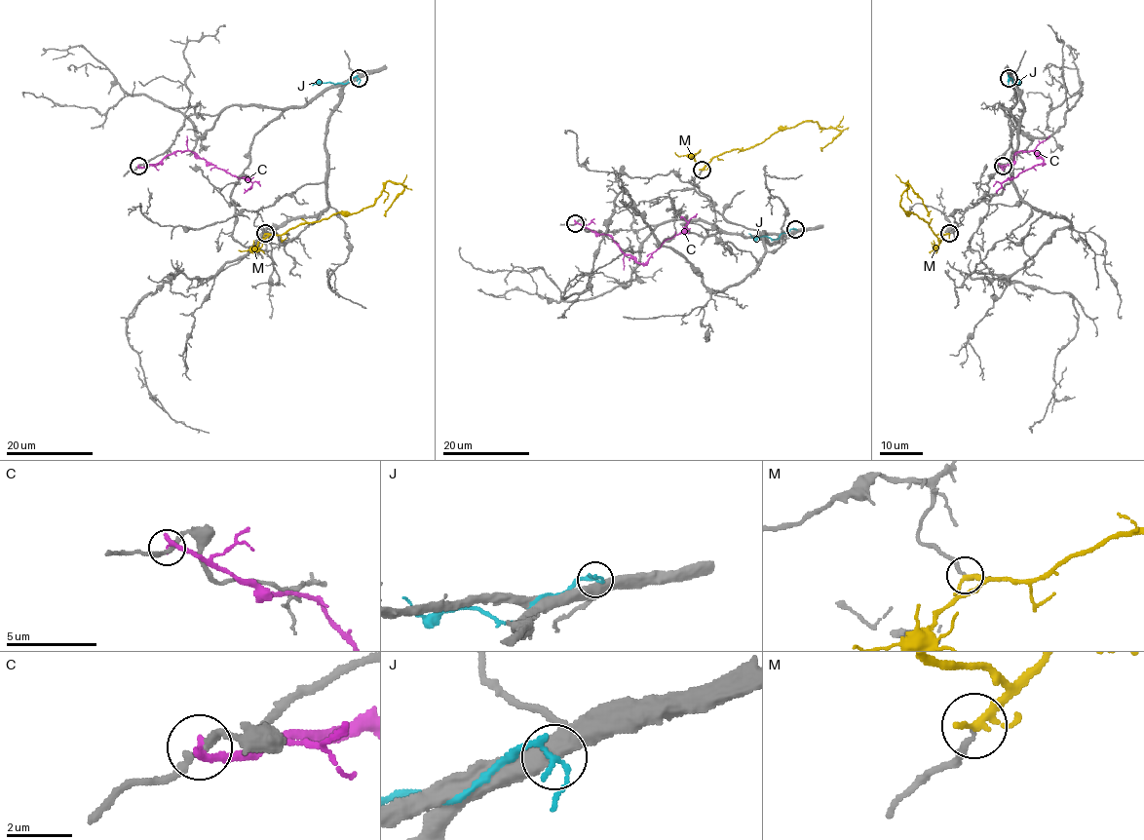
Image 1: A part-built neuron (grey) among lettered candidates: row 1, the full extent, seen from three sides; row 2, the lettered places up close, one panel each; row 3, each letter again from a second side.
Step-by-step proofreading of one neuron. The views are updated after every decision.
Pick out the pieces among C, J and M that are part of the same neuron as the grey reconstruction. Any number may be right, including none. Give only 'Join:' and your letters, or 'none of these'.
Join: none of these

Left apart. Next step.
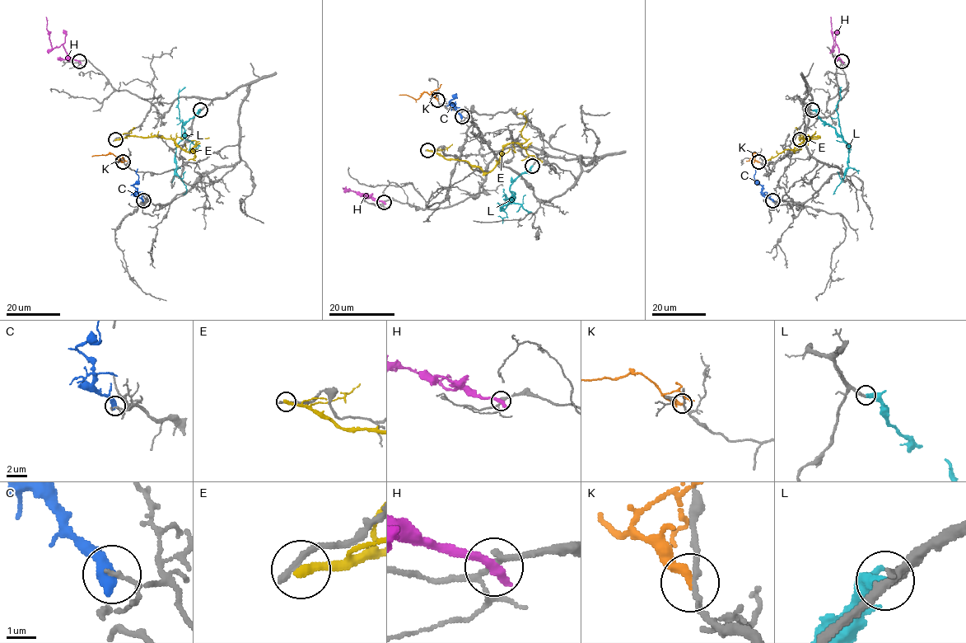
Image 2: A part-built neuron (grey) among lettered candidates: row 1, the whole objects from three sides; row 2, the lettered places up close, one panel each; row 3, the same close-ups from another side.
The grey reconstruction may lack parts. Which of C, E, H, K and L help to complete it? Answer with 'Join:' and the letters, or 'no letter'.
Join: L

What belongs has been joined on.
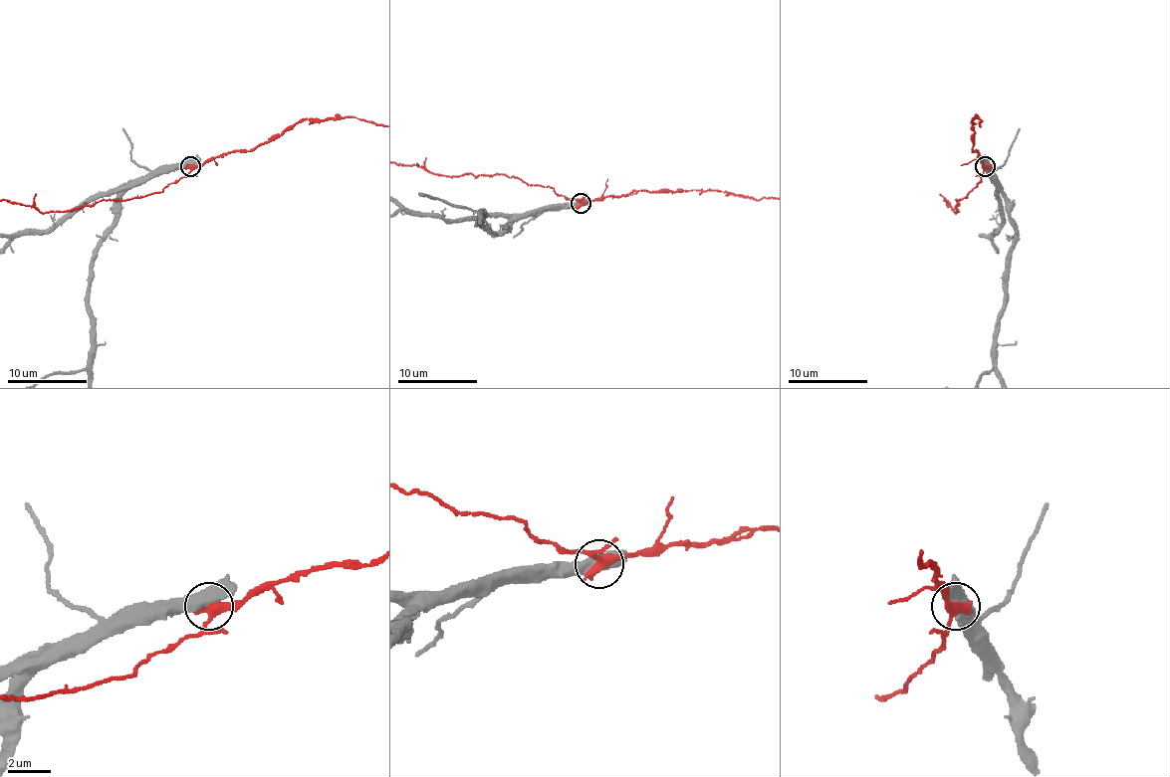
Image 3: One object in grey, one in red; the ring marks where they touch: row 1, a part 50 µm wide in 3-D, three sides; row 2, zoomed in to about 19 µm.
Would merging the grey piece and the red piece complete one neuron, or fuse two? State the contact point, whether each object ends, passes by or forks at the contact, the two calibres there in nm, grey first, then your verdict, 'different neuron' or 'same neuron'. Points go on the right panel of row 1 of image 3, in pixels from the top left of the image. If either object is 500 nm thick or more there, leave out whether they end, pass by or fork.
place (985, 166); calibres 550 and 420 nm; different neuron

